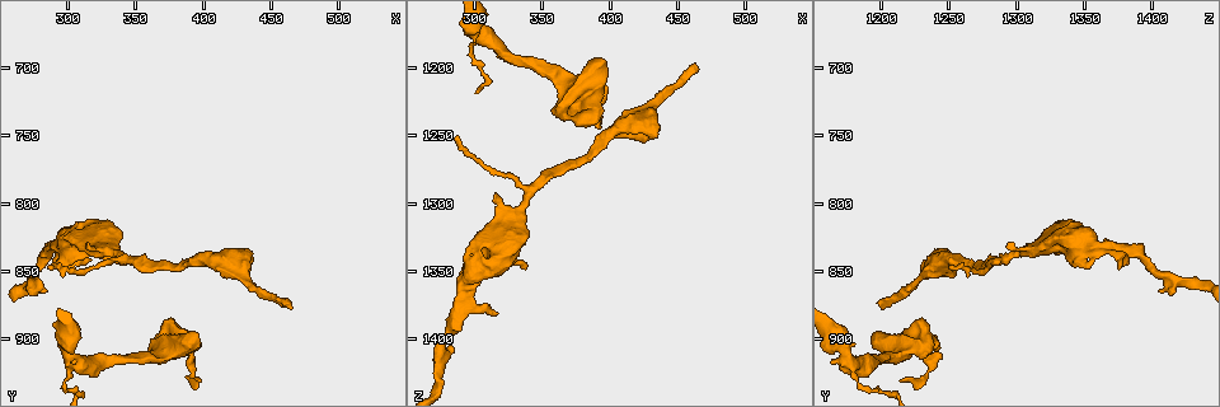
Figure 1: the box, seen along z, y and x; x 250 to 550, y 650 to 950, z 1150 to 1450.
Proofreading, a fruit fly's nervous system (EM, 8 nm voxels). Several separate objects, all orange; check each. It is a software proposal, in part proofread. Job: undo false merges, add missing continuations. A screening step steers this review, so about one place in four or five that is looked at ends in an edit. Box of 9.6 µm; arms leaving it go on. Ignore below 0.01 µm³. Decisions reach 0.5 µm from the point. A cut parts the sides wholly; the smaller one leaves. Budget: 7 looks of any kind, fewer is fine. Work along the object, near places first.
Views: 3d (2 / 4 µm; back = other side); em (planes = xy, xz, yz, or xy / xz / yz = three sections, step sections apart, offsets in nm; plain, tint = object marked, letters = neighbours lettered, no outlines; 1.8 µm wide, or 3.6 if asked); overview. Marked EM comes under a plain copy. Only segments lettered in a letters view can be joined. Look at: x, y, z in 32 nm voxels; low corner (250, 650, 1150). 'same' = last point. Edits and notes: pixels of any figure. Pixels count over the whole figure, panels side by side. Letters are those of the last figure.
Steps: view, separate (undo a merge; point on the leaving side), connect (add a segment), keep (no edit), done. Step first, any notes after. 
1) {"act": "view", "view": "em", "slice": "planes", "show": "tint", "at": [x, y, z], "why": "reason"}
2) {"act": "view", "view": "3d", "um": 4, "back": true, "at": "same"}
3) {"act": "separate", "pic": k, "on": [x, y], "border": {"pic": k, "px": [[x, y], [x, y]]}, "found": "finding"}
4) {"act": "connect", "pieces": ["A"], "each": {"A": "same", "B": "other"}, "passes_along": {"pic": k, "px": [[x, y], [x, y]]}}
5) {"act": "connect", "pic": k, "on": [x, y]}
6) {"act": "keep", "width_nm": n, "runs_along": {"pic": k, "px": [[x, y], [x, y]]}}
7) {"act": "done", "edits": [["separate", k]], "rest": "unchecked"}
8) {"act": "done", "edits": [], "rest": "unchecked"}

{"act": "view", "view": "em", "slice": "planes", "show": "letters", "at": [390, 920, 1236], "why": "abrupt turn"}

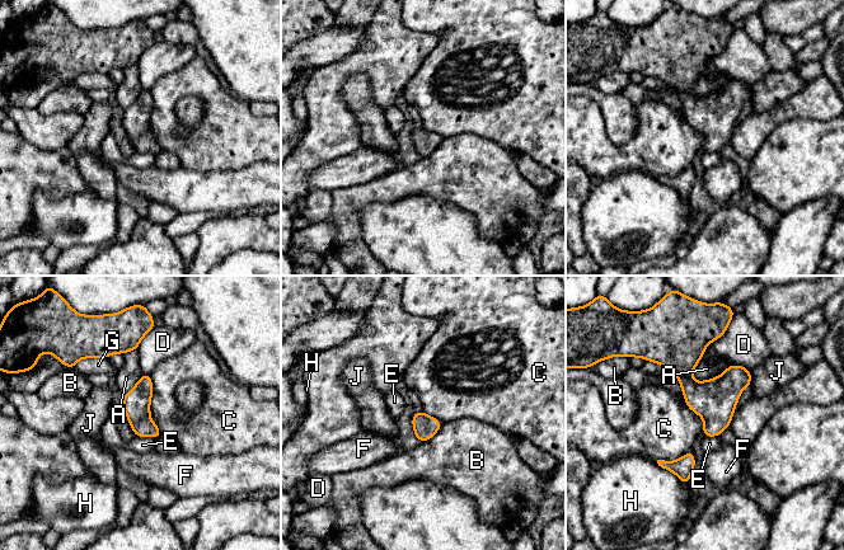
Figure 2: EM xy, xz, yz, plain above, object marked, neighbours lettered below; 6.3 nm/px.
{"act": "keep", "width_nm": 160, "longest_contact_nm": ["C", 380], "each": {"A": "other", "B": "other", "C": "other", "D": "other", "E": "other", "F": "other", "G": "other", "H": "other", "J": "other"}, "found": "one neuron here"}

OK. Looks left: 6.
{"act": "view", "view": "3d", "um": 2, "at": [318, 842, 1380], "why": "an open end"}

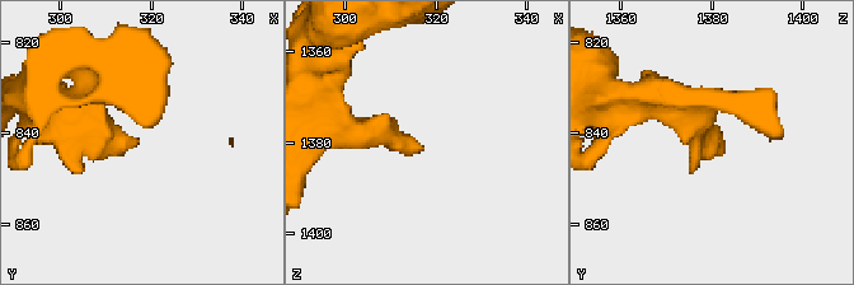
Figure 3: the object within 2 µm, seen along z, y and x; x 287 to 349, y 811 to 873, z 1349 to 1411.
{"act": "view", "view": "em", "slice": "planes", "show": "letters", "at": [317, 843, 1382], "why": "shape alone is not enough"}

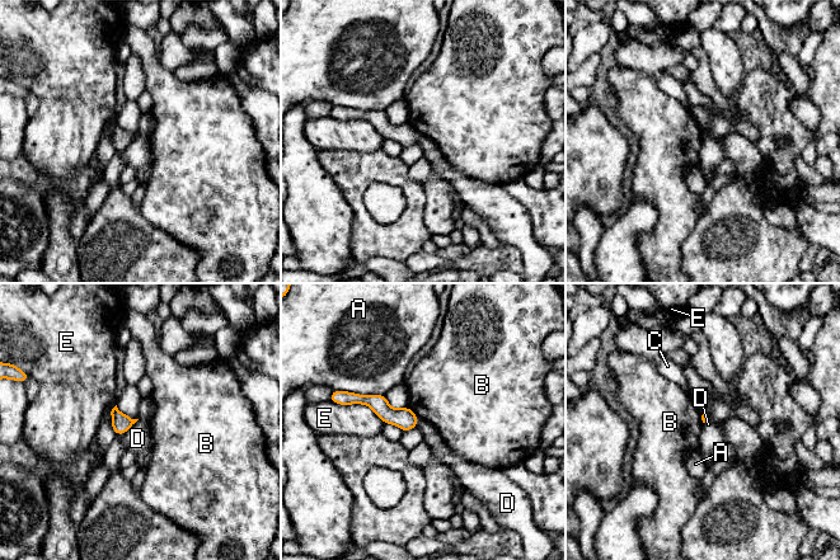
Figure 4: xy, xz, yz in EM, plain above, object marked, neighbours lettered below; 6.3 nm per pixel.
{"act": "keep", "each": {"A": "other", "B": "other", "C": "other", "D": "other", "E": "other"}, "border": {"pic": 4, "px": [[139, 419], [121, 436]]}, "found": "none of them fits"}

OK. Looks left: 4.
{"act": "view", "view": "em", "slice": "xz", "step": 8, "show": "tint", "at": [276, 856, 1416], "why": "branch point"}

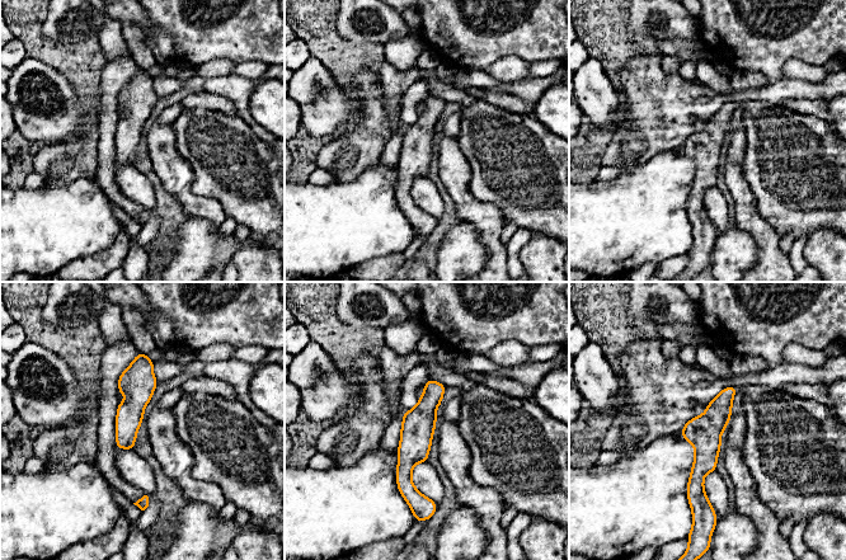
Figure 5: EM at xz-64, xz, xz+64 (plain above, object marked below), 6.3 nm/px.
{"act": "view", "view": "em", "slice": "planes", "show": "letters", "at": "same", "why": "cut it another way"}

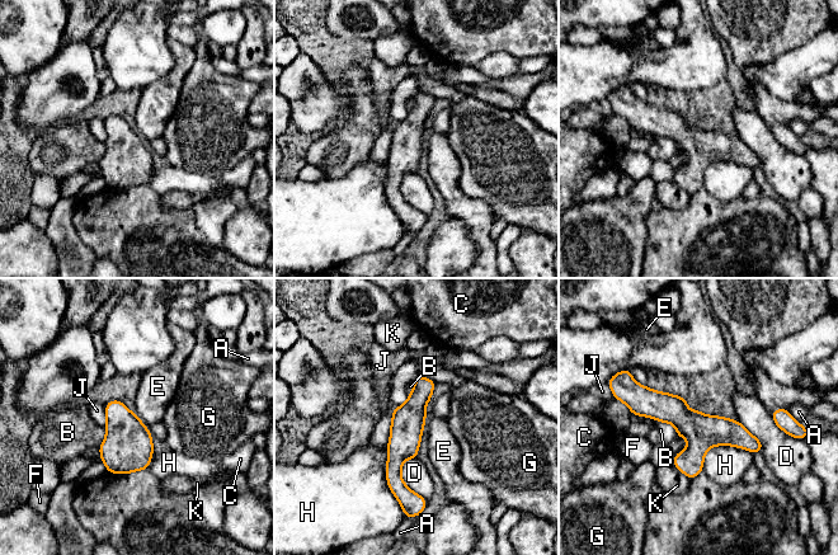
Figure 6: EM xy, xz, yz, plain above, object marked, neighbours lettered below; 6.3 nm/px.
{"act": "keep", "width_nm": 220, "each": {"A": "other", "B": "other", "C": "other", "D": "other", "E": "other", "F": "other", "G": "other", "H": "other", "J": "other", "K": "other"}, "border": {"pic": 6, "px": [[427, 413], [424, 426]]}, "found": "all the same neuron"}

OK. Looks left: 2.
{"act": "done", "edits": [], "rest": "unchecked"}

